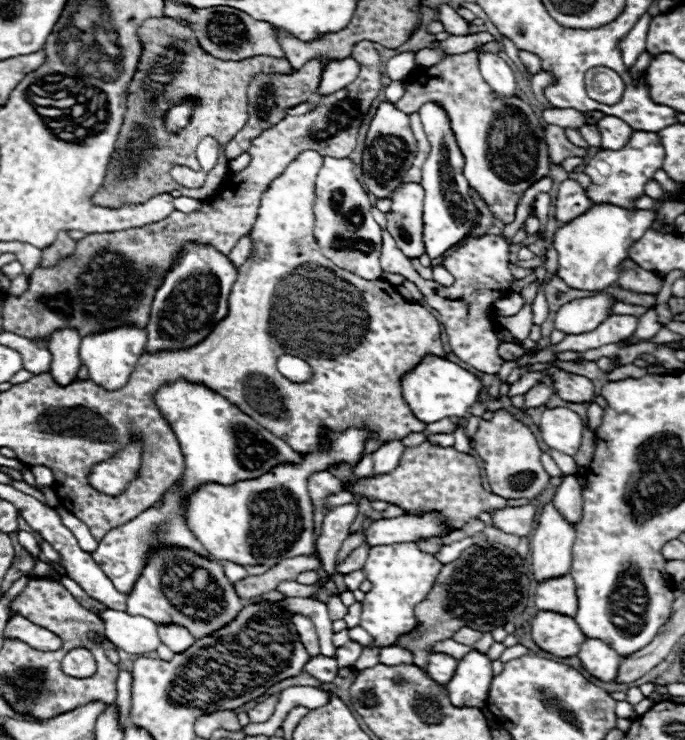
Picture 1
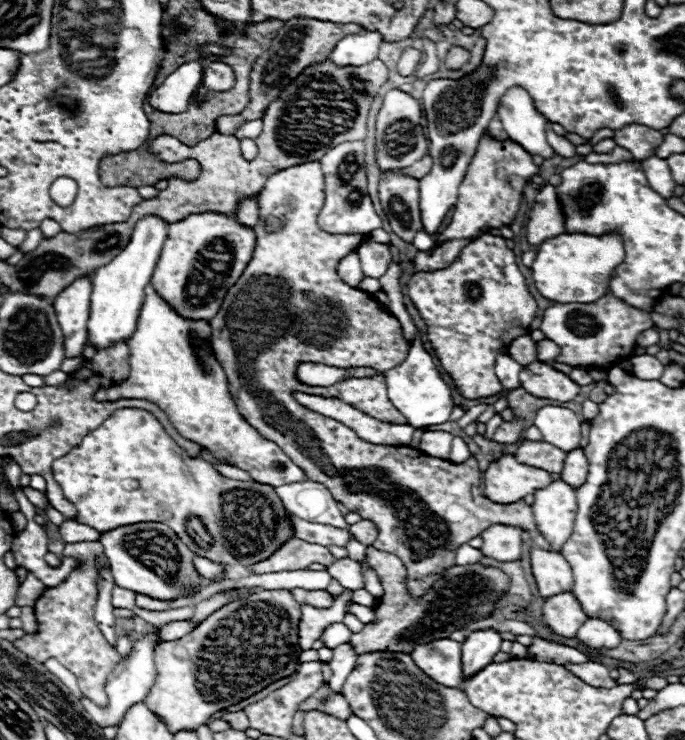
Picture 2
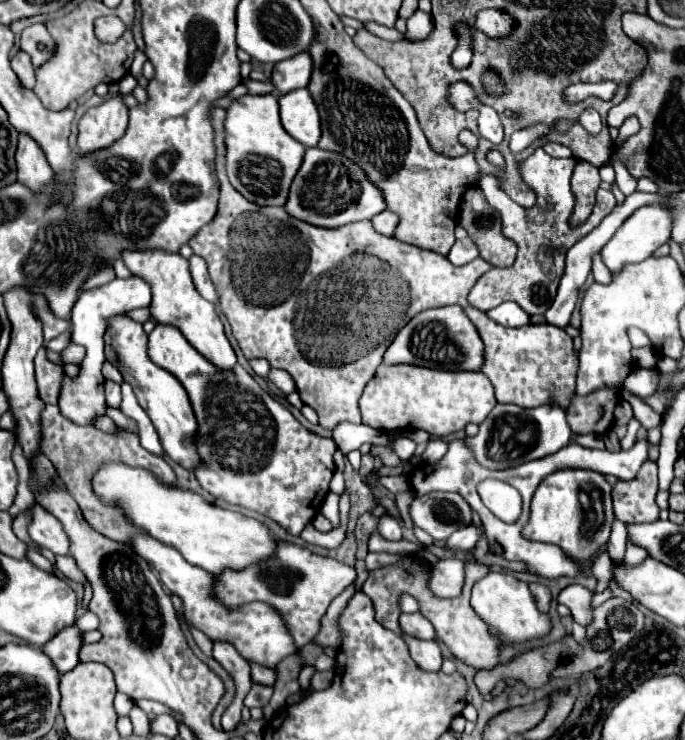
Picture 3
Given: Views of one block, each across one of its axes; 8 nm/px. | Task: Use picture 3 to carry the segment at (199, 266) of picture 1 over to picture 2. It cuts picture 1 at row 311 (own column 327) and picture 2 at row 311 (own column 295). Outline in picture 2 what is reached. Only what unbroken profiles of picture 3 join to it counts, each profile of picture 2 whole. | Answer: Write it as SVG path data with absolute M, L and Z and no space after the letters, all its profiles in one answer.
M190 214L188 218L170 224L162 254L154 268L152 284L180 316L210 320L218 312L228 288L234 286L234 282L248 266L254 246L254 230L240 224L230 214Z

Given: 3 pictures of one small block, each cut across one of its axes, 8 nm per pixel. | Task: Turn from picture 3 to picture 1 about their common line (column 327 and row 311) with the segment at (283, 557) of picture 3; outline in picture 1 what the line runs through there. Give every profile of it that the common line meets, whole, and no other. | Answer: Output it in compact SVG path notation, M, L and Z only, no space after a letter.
M608 294L578 298L564 304L554 318L554 328L564 334L584 334L600 326L610 316L610 306L618 300Z

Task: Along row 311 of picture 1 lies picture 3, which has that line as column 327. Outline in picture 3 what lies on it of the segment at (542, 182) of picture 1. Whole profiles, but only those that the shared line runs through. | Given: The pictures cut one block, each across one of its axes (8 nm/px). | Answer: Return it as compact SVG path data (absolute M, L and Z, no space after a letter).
M158 324L150 332L148 356L154 364L174 374L190 396L200 424L196 444L202 464L194 472L200 486L228 504L238 504L276 520L292 536L300 536L328 494L328 484L334 476L332 456L336 442L304 428L240 364L228 372L212 366L174 326Z

